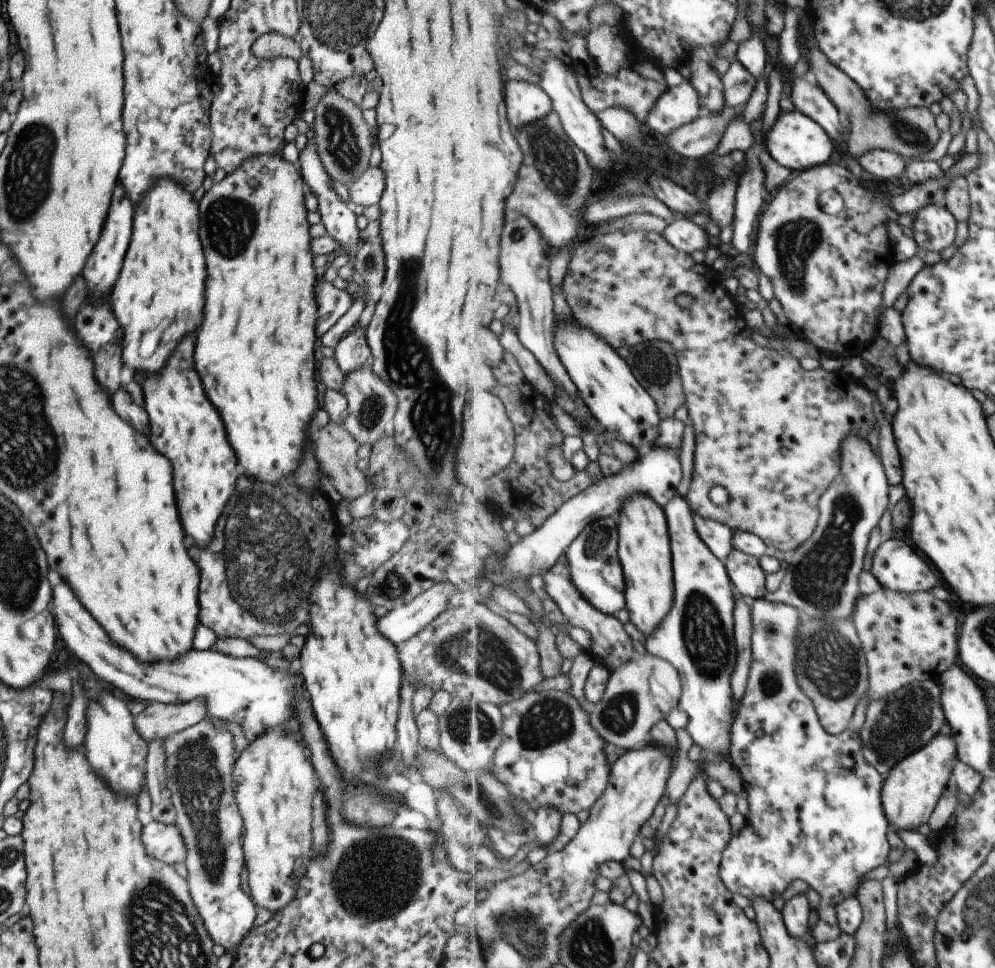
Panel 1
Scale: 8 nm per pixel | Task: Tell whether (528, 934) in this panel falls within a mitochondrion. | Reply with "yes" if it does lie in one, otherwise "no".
yes

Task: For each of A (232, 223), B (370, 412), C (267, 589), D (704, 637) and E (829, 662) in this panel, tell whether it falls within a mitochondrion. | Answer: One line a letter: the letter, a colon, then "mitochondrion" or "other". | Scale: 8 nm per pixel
A: mitochondrion
B: mitochondrion
C: mitochondrion
D: mitochondrion
E: mitochondrion

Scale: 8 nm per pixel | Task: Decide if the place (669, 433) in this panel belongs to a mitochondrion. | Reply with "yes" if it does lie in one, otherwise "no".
no

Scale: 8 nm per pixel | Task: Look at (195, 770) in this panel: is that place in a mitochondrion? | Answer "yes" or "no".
yes

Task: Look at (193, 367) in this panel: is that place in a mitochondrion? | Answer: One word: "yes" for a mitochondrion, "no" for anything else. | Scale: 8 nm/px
no

